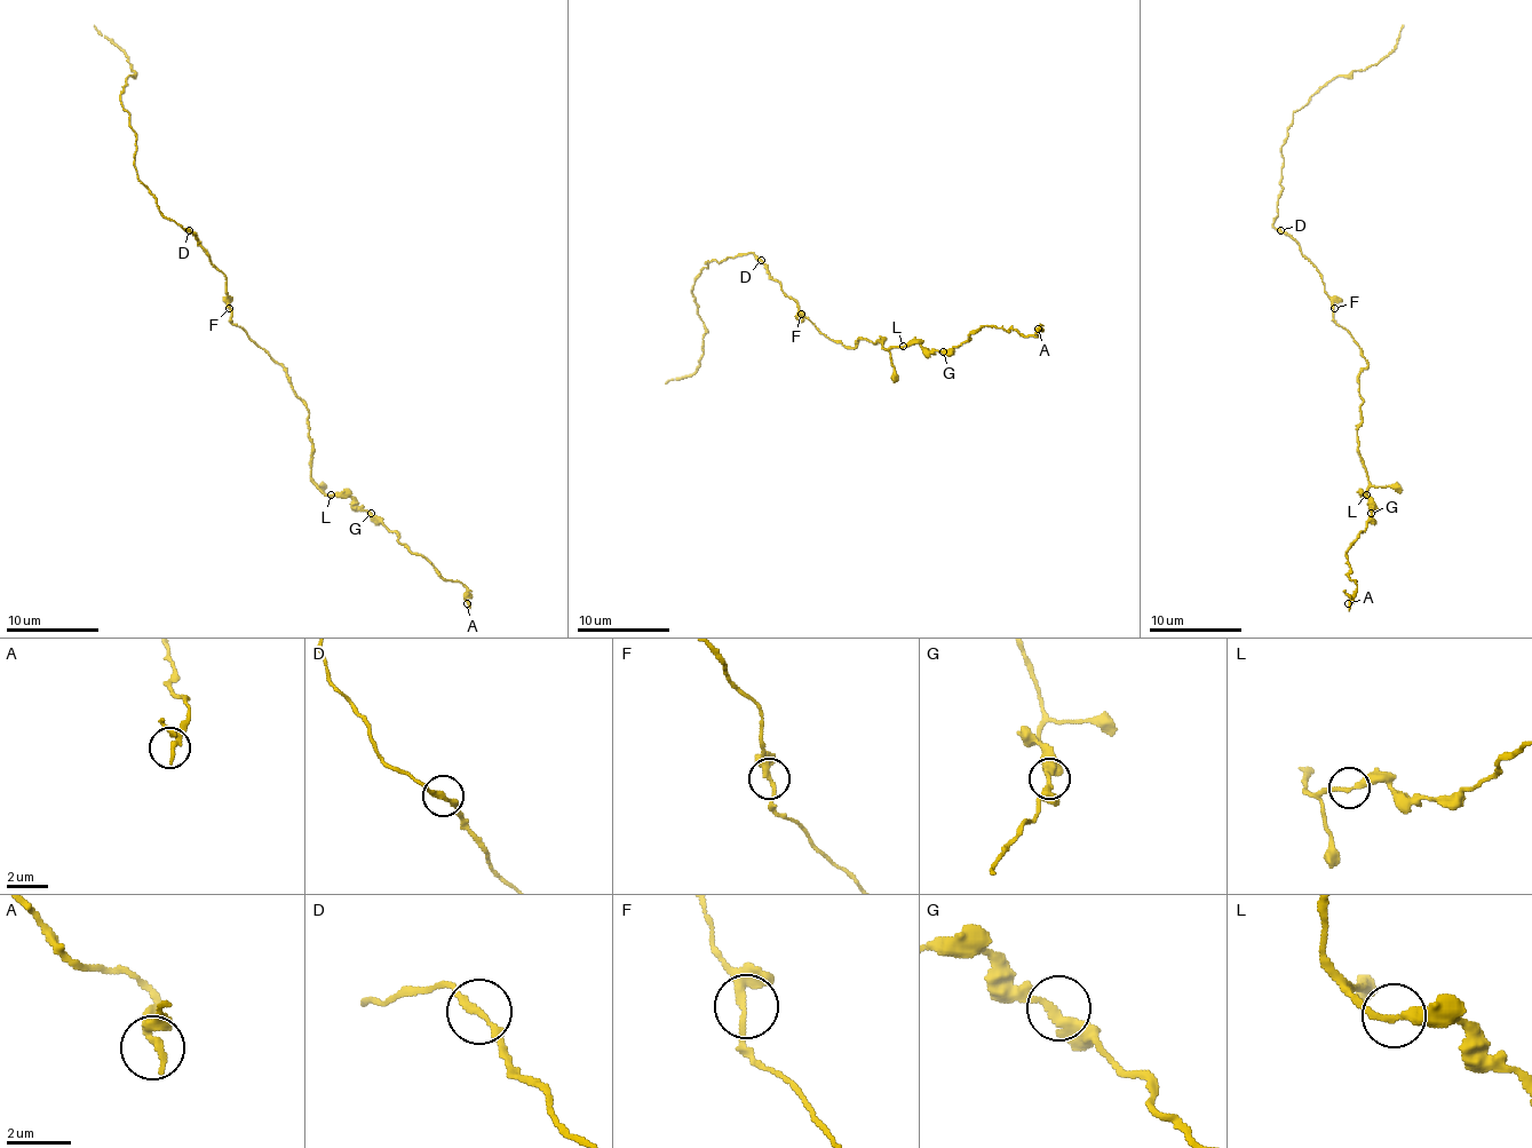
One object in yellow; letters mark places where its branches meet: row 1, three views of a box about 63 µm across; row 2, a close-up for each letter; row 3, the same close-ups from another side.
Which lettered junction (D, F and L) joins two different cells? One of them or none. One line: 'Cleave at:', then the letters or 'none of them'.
Cleave at: none of them

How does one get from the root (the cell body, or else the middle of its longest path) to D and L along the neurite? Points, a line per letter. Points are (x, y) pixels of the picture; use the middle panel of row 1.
D: (803, 314), (768, 275), (761, 261)
L: (803, 314), (824, 335), (840, 340), (847, 347), (859, 340), (875, 342), (880, 338), (884, 349), (903, 347)

